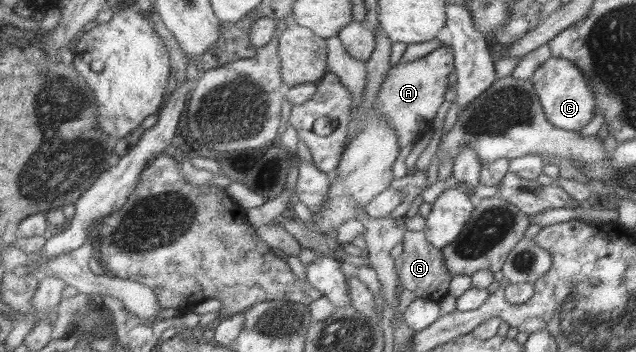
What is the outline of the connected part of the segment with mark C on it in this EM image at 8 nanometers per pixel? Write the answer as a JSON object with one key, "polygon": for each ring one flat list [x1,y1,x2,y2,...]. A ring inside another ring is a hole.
{"polygon":[[549,57,530,75,540,106,547,121,559,129,577,132,585,127,594,113,594,97,583,74,571,63,561,58]]}

